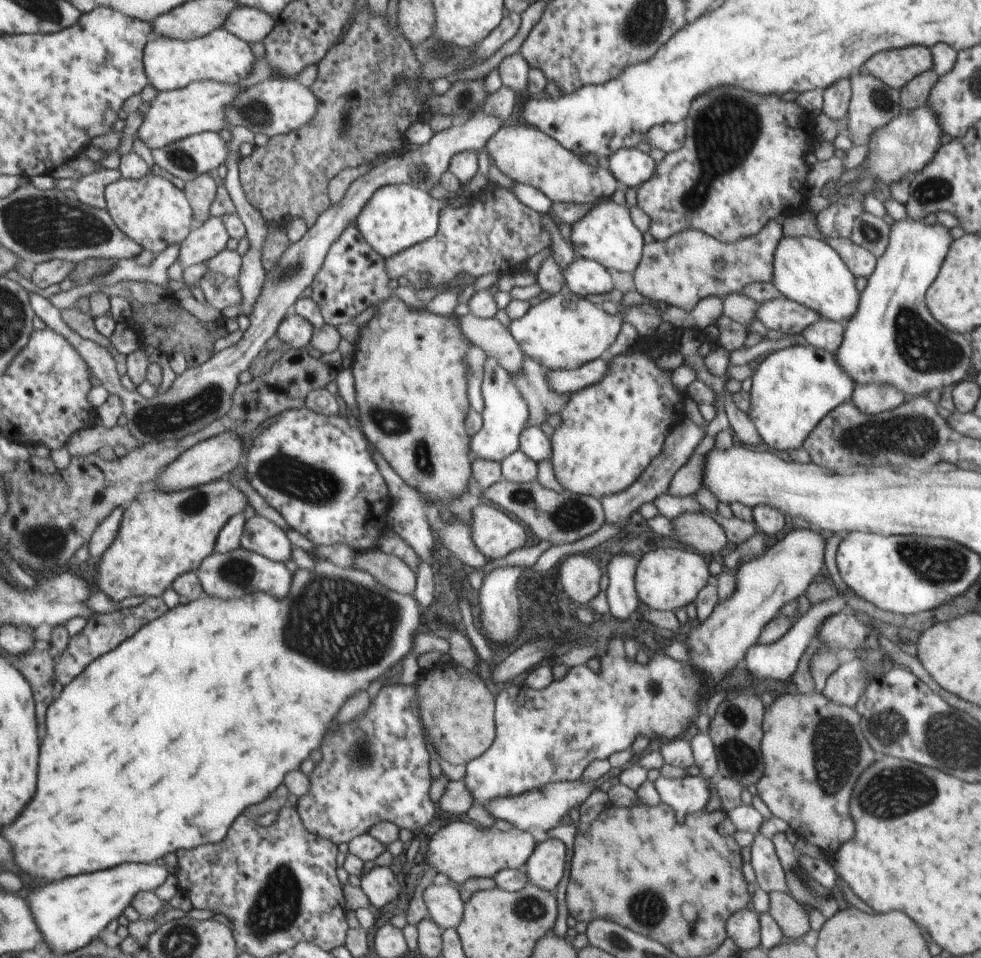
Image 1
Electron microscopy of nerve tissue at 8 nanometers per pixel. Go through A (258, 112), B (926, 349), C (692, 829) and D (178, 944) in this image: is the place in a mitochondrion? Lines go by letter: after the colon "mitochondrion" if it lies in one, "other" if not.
A: mitochondrion
B: mitochondrion
C: other
D: mitochondrion

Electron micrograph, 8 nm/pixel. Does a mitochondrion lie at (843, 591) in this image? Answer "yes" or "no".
no

